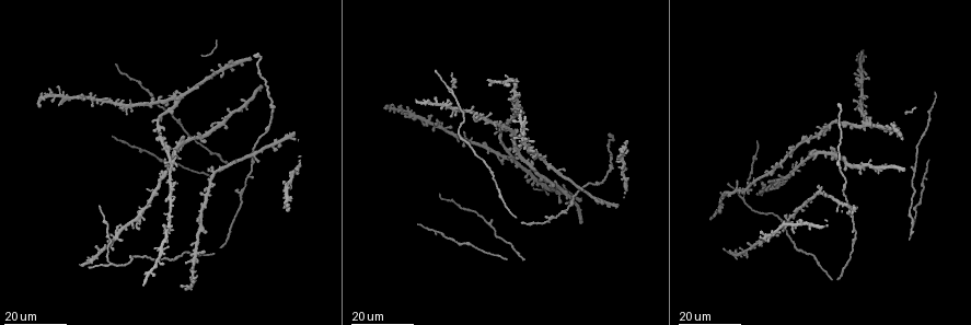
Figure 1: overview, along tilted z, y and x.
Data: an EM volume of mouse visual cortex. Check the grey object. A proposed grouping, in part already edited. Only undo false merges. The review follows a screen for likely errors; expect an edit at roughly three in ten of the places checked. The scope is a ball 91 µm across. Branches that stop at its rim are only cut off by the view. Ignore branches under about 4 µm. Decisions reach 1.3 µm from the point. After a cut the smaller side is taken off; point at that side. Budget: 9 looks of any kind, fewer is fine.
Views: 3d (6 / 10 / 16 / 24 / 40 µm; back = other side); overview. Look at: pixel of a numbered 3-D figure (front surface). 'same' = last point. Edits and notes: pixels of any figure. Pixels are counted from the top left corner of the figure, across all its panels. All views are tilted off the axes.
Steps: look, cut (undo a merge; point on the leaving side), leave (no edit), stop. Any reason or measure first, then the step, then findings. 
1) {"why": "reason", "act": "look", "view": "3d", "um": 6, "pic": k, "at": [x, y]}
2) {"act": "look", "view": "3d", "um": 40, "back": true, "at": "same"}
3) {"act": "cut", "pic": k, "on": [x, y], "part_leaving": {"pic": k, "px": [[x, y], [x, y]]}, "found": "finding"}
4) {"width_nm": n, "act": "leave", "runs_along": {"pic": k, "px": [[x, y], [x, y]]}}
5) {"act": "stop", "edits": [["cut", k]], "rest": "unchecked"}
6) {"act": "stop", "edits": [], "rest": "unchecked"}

{"why": "two arms in line, one across", "act": "look", "view": "3d", "um": 16, "pic": 1, "at": [451, 92]}

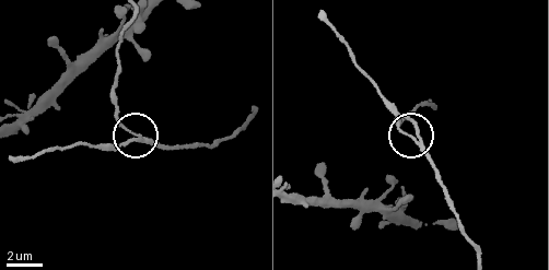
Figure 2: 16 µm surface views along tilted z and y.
{"why": "zoom in", "act": "look", "view": "3d", "um": 6, "pic": 2, "at": [141, 139]}

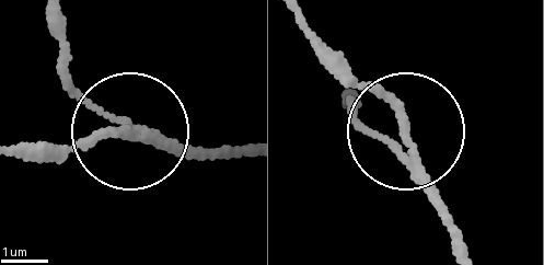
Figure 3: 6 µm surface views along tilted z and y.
{"side_arm_um": 10, "act": "leave", "runs_along": {"pic": 3, "px": [[462, 248], [404, 125], [317, 43]]}, "found": "one cell here"}

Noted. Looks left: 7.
{"why": "sudden change in width", "act": "look", "view": "3d", "um": 16, "pic": 1, "at": [454, 78]}

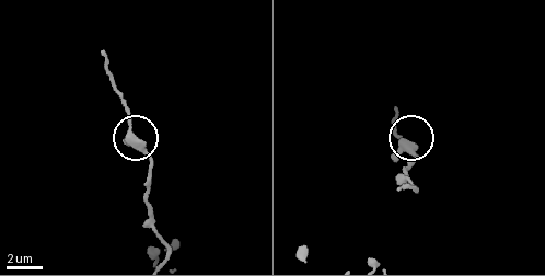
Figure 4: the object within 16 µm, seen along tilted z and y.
{"act": "look", "view": "3d", "um": 10, "pic": 4, "at": [403, 146]}

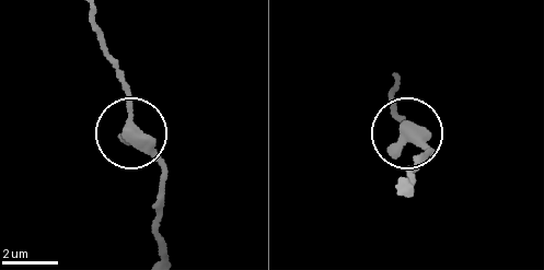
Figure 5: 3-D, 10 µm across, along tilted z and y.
{"width_nm": 330, "act": "leave", "runs_along": {"pic": 5, "px": [[164, 253], [159, 159], [131, 122], [120, 72]]}, "found": "all the same cell"}

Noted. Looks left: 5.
{"why": "three-way junction", "act": "look", "view": "3d", "um": 24, "pic": 1, "at": [450, 99]}

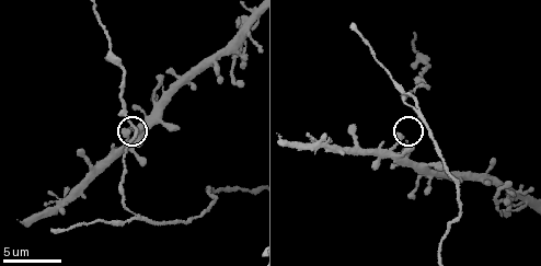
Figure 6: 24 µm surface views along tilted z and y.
{"act": "look", "view": "3d", "um": 6, "pic": 6, "at": [131, 130]}

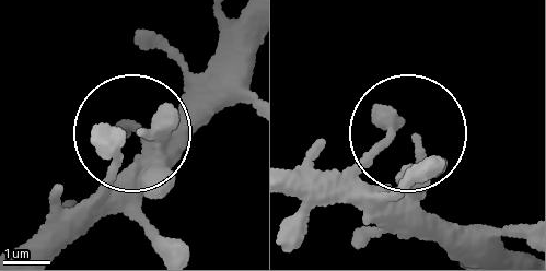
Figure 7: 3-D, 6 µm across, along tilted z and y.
{"act": "leave", "found": "continuous, no second cell"}

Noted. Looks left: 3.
{"why": "four-way junction", "act": "look", "view": "3d", "um": 16, "pic": 6, "at": [244, 51]}

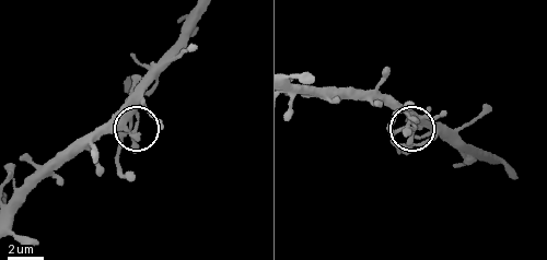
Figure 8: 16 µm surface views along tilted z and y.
{"act": "cut", "pic": 8, "on": [119, 143], "found": "a second cell is stuck on"}

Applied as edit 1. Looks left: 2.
{"act": "stop", "edits": [["cut", 8]], "rest": "unchecked"}

